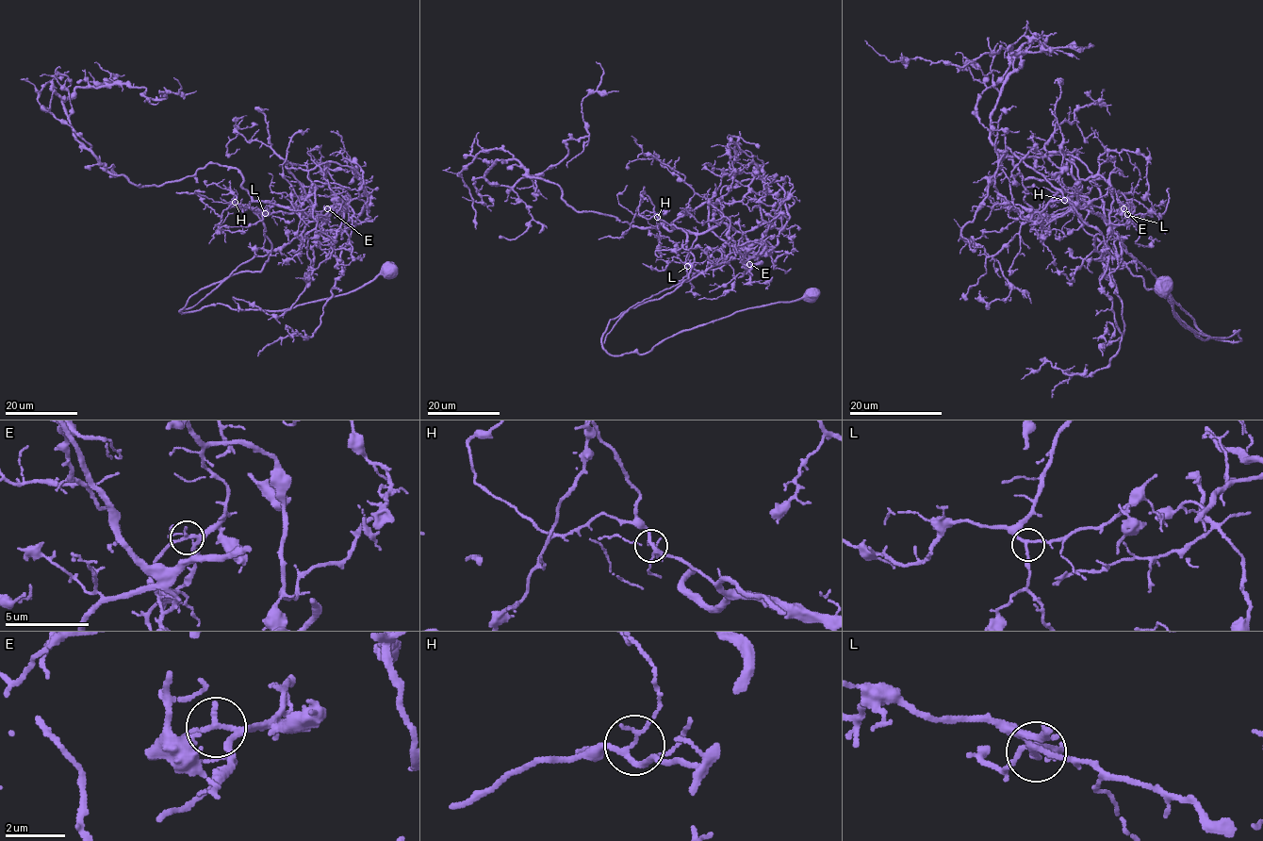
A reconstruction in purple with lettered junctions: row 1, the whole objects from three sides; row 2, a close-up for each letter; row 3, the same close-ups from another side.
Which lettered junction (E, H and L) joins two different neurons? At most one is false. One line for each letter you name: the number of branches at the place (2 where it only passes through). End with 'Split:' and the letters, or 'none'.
E: Branches: 3
Split: E

